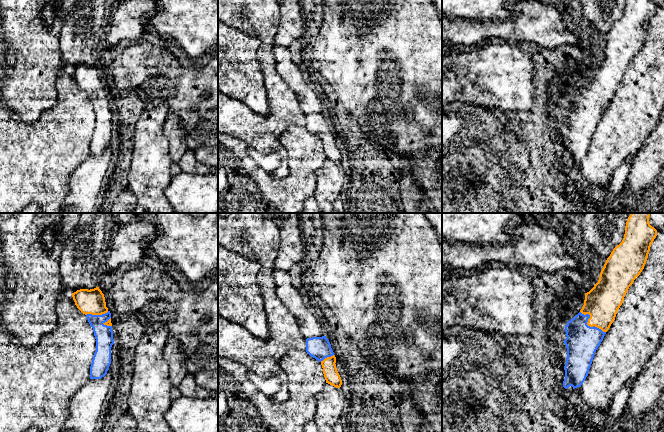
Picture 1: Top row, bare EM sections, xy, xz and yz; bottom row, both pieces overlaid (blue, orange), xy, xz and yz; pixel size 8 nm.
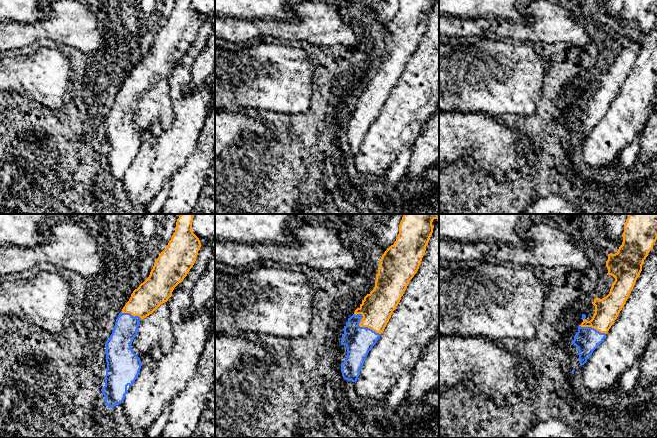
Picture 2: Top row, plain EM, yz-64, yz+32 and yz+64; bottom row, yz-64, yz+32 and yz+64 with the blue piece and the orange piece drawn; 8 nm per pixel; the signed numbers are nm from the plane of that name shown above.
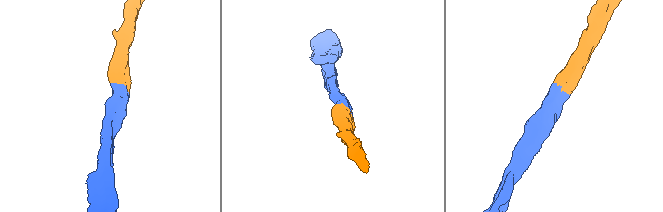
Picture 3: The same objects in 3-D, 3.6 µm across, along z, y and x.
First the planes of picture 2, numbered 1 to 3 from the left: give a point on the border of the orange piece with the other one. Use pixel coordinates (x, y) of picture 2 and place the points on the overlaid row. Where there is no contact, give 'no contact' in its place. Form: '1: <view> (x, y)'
1: yz-64 (130, 314)
2: yz+32 (361, 327)
3: yz+64 (593, 328)

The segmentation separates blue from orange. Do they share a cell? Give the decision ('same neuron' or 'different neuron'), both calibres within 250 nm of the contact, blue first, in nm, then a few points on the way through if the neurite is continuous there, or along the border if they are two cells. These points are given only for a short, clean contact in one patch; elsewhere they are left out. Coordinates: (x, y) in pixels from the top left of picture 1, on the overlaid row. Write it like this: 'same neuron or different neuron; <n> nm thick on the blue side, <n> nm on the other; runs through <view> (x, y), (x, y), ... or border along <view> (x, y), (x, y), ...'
same neuron; 260 nm thick on the blue side, 280 nm on the other; runs through yz (582, 341), (586, 324), (599, 311), (602, 302)

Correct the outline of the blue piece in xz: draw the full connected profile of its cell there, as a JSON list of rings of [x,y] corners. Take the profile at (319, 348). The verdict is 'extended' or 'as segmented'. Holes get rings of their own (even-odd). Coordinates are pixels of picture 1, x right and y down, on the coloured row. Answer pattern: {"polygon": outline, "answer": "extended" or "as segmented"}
{"polygon": [[[326,336],[307,338],[305,350],[321,363],[326,383],[340,388],[342,380],[336,368],[336,357]]], "answer": "extended"}

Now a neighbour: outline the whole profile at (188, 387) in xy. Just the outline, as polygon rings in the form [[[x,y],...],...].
[[[188,373],[178,386],[181,395],[187,397],[197,397],[198,385],[196,383],[196,378],[193,374]]]

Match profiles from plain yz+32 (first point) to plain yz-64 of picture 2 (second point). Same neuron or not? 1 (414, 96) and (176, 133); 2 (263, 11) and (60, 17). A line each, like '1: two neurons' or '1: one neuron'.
1: one neuron
2: two neurons

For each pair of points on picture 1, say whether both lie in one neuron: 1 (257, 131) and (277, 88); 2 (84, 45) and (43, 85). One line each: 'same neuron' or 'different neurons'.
1: same neuron
2: different neurons

